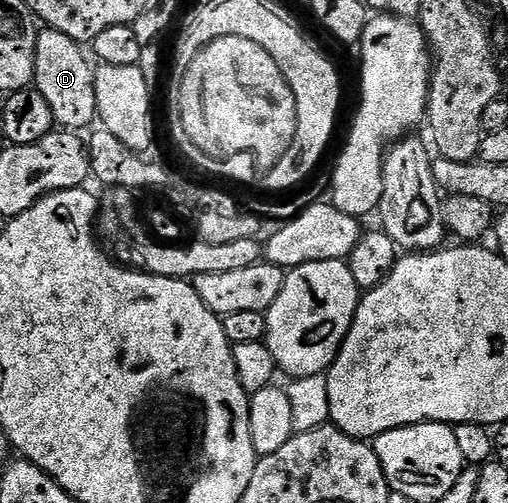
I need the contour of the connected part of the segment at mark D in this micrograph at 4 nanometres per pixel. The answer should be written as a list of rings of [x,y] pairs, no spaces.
[[[43,28],[37,36],[34,89],[39,90],[49,103],[49,108],[53,108],[56,127],[72,132],[86,131],[92,125],[90,122],[96,121],[99,113],[95,70],[87,63],[83,50],[84,47],[65,36],[65,32]]]

